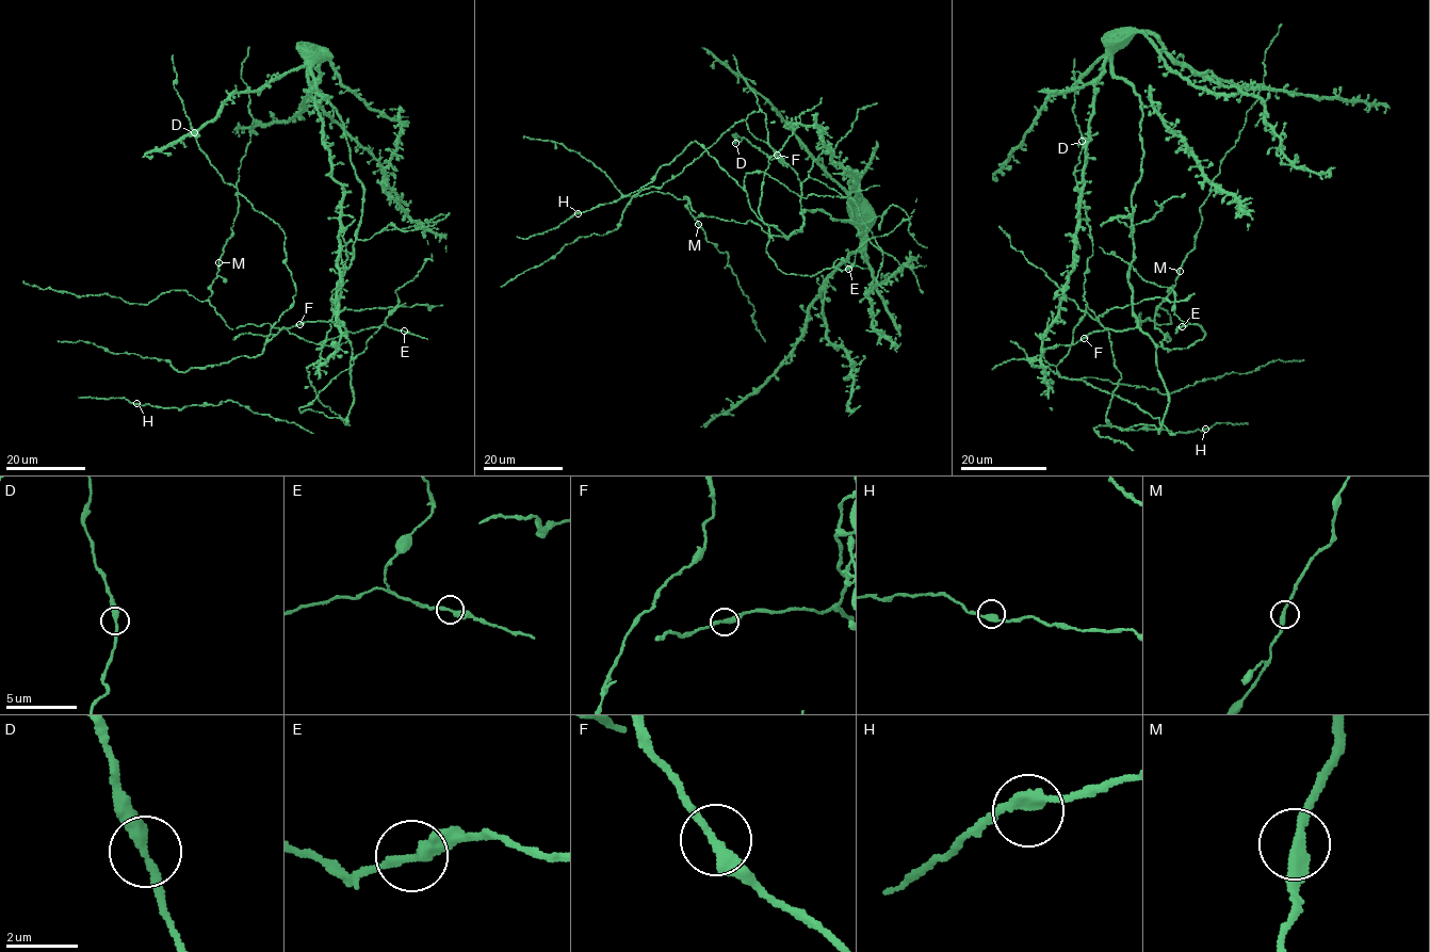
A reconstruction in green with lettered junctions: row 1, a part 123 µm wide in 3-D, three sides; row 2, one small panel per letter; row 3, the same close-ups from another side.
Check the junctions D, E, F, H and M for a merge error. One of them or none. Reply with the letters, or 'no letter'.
no letter

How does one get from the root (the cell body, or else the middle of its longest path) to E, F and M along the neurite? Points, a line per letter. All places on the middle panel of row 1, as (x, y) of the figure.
E: (828, 214), (805, 210), (800, 230), (787, 237), (770, 235), (765, 252), (787, 274), (848, 269)
F: (828, 214), (817, 209), (800, 212), (797, 174), (777, 155)
M: (828, 214), (805, 210), (800, 230), (783, 237), (768, 235), (750, 220), (700, 216), (685, 196), (698, 224)

